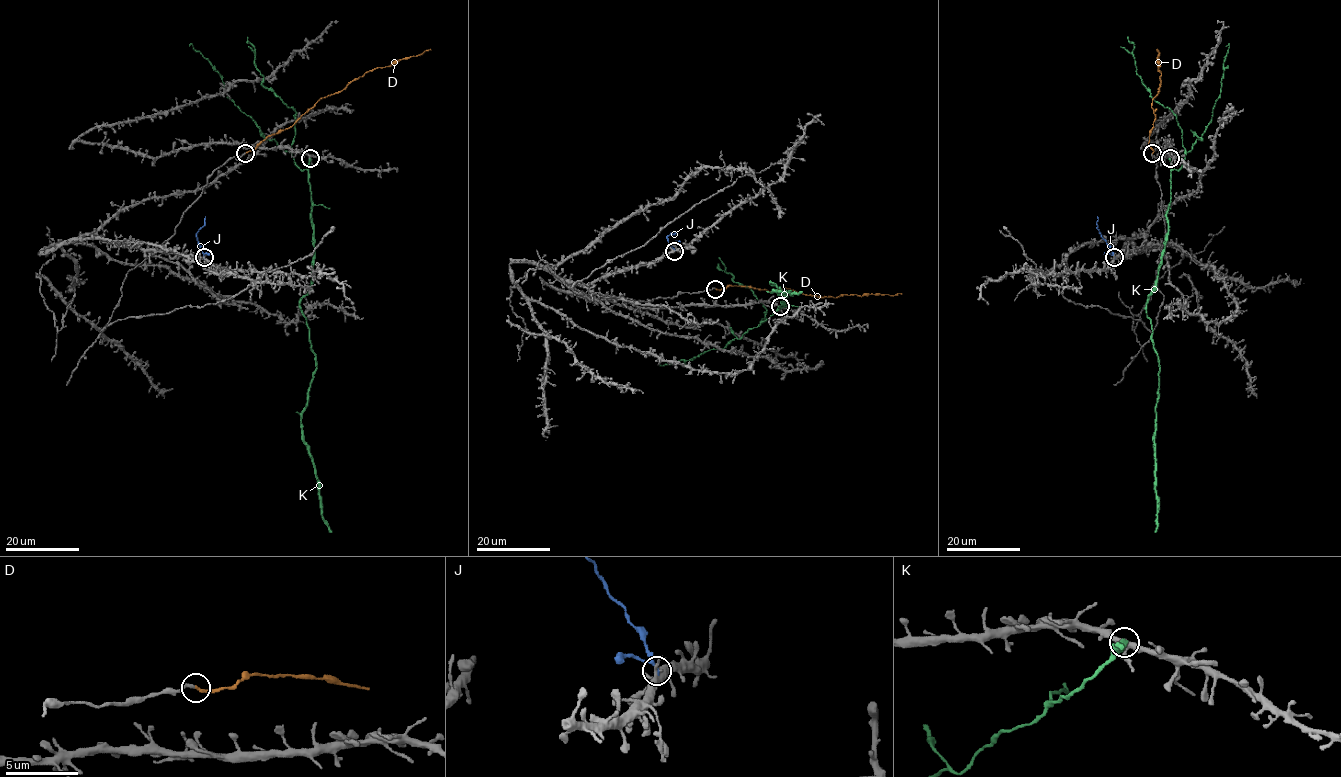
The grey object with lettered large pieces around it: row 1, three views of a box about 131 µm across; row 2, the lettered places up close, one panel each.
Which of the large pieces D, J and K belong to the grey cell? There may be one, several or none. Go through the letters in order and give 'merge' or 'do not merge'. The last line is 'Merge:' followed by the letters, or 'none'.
D: merge
J: do not merge
K: do not merge
Merge: D

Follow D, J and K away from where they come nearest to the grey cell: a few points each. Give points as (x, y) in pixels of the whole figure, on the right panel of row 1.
D: (1152, 153), (1149, 136), (1155, 114), (1151, 107), (1152, 99), (1158, 93), (1161, 73), (1157, 69), (1157, 50)
J: (1114, 257), (1096, 224), (1097, 216)
K: (1169, 158), (1168, 239), (1157, 288), (1149, 295), (1146, 308), (1159, 367), (1155, 532)

